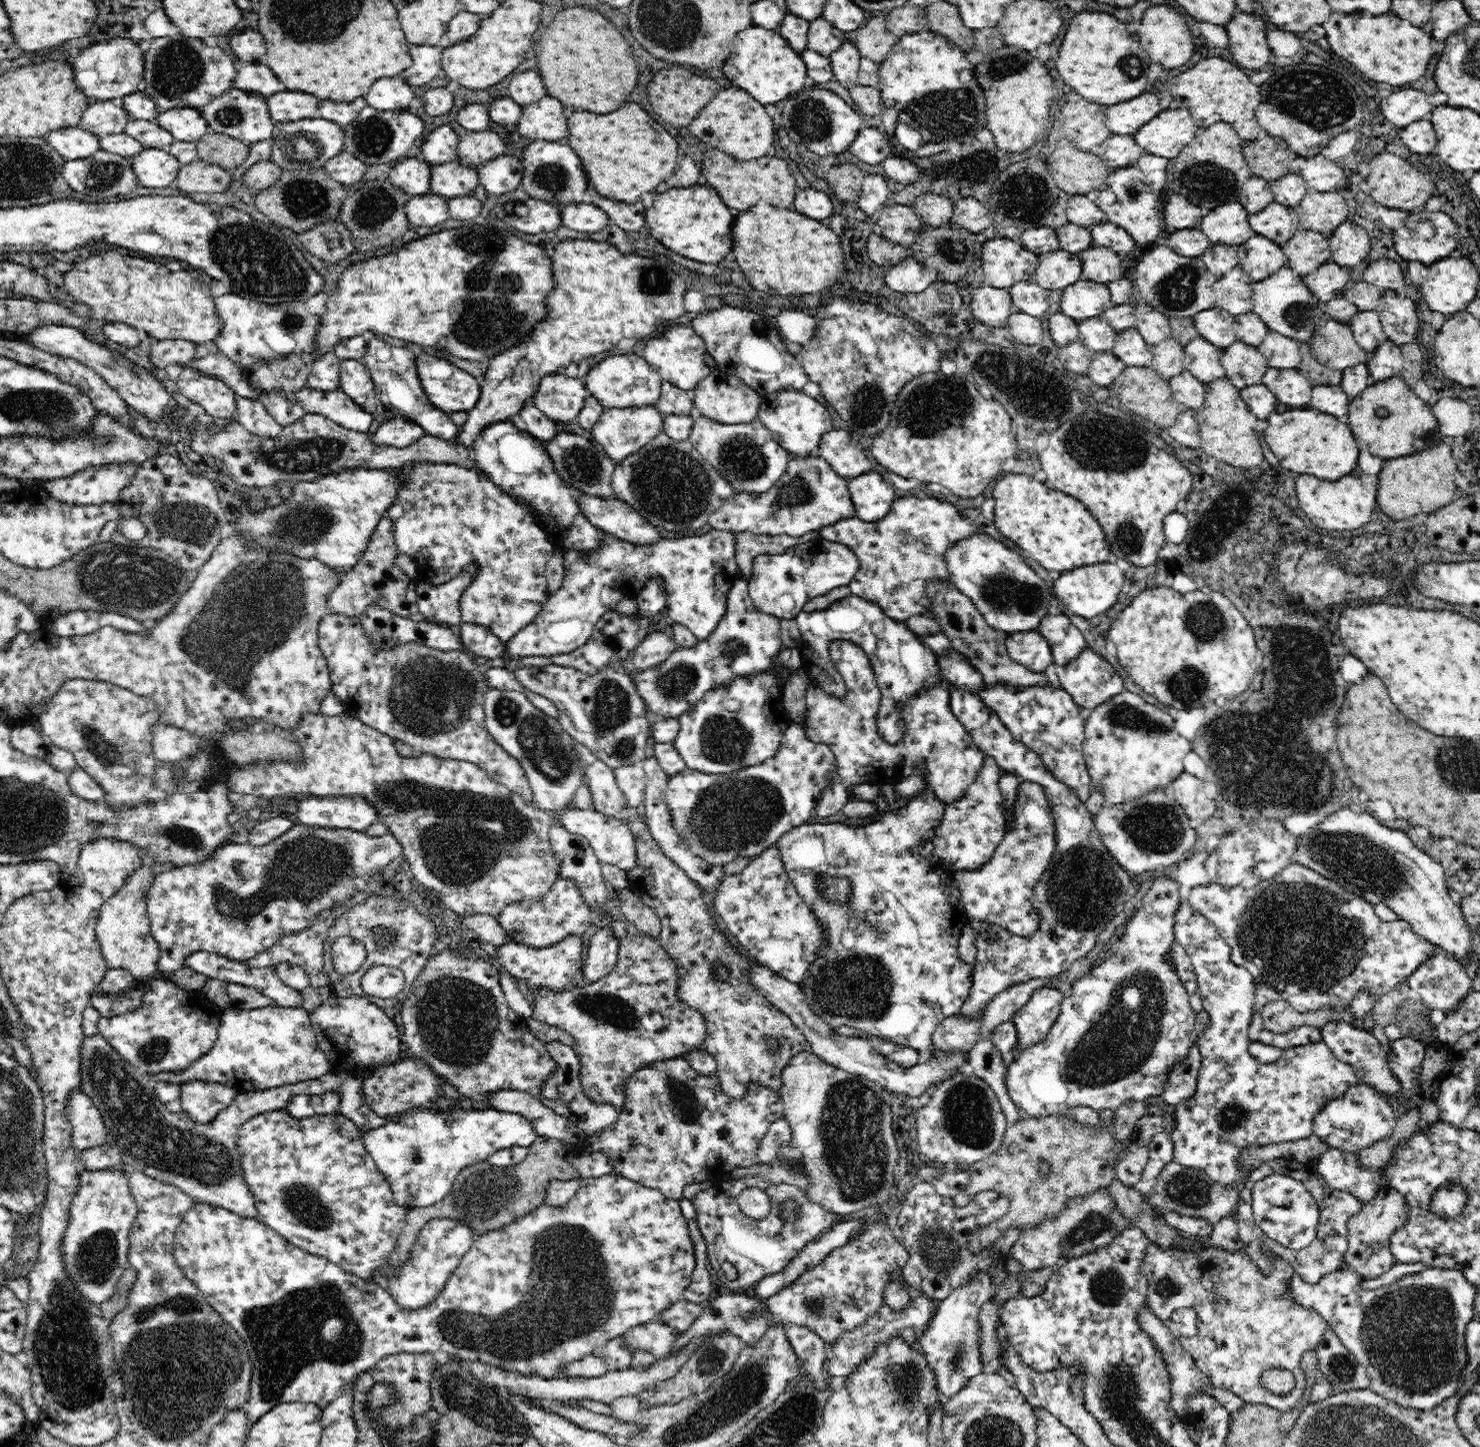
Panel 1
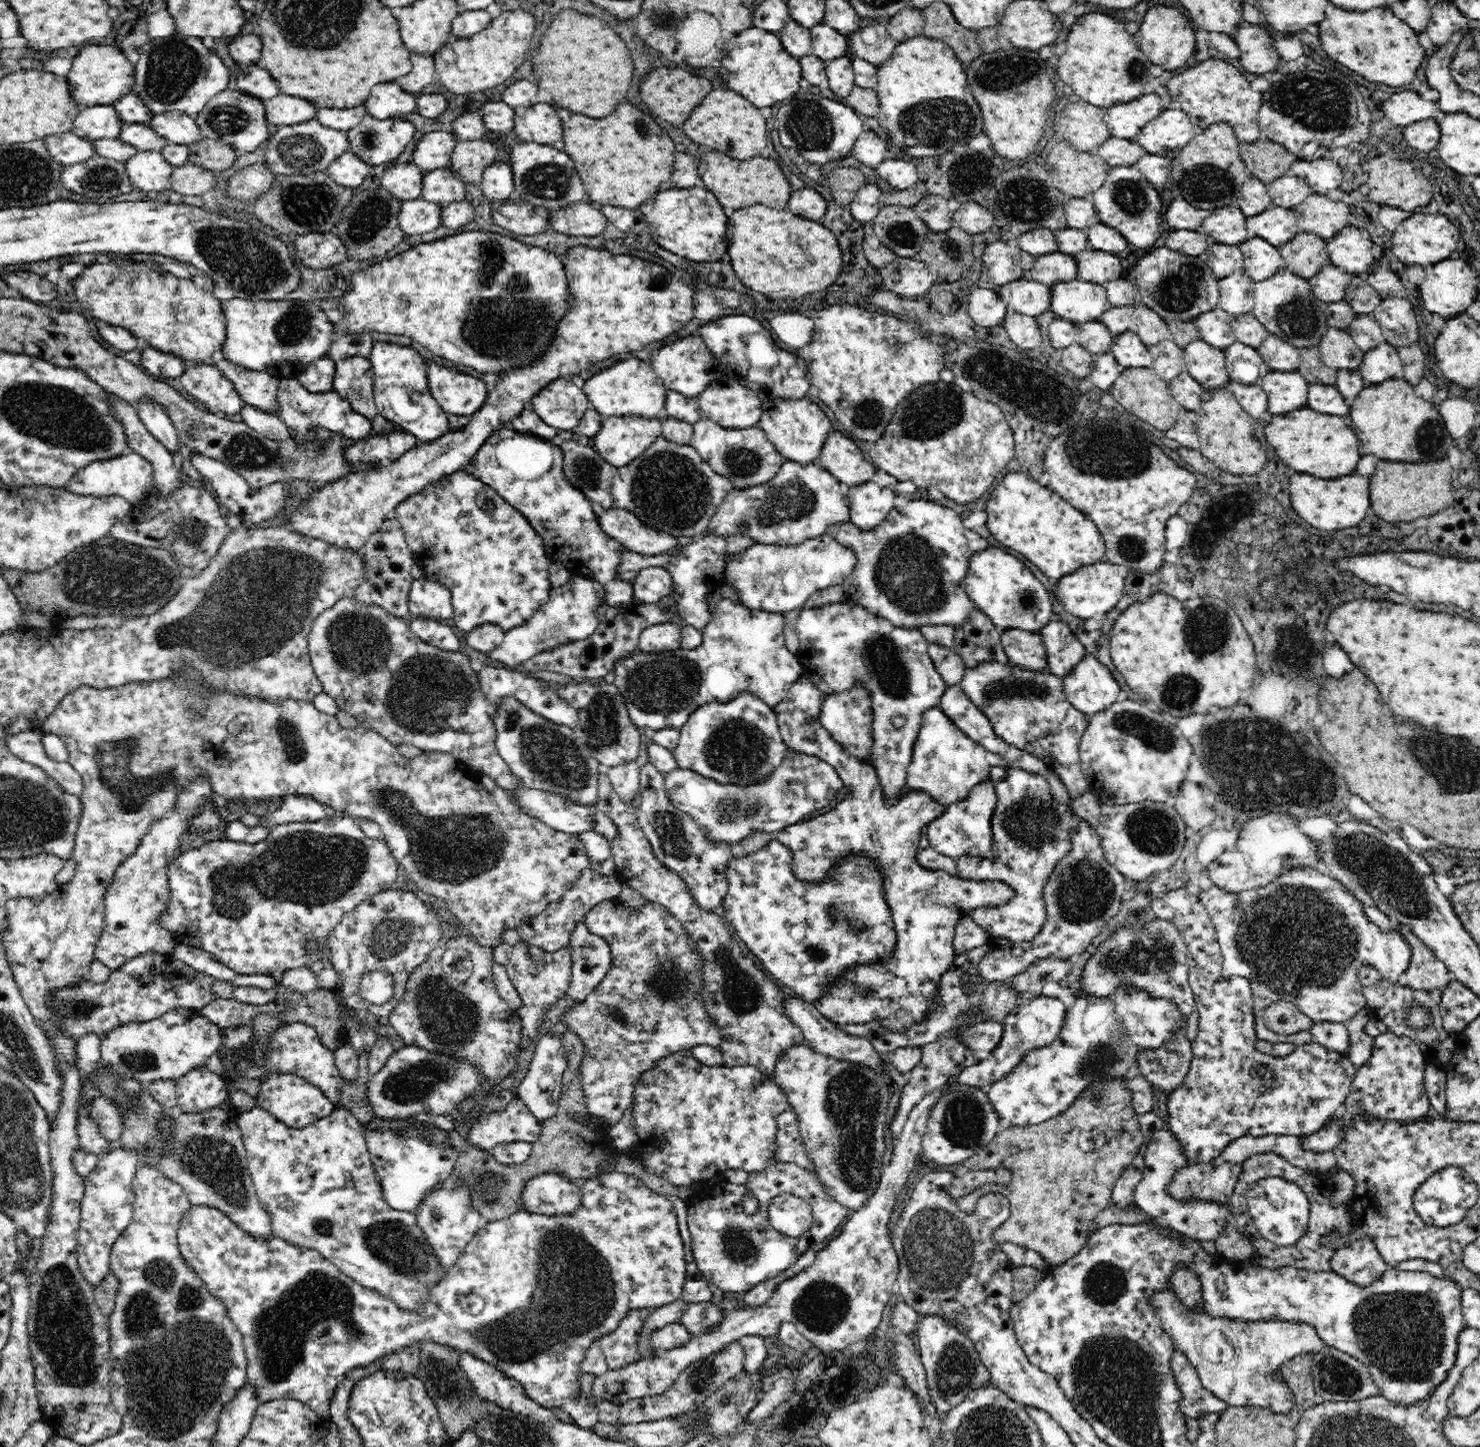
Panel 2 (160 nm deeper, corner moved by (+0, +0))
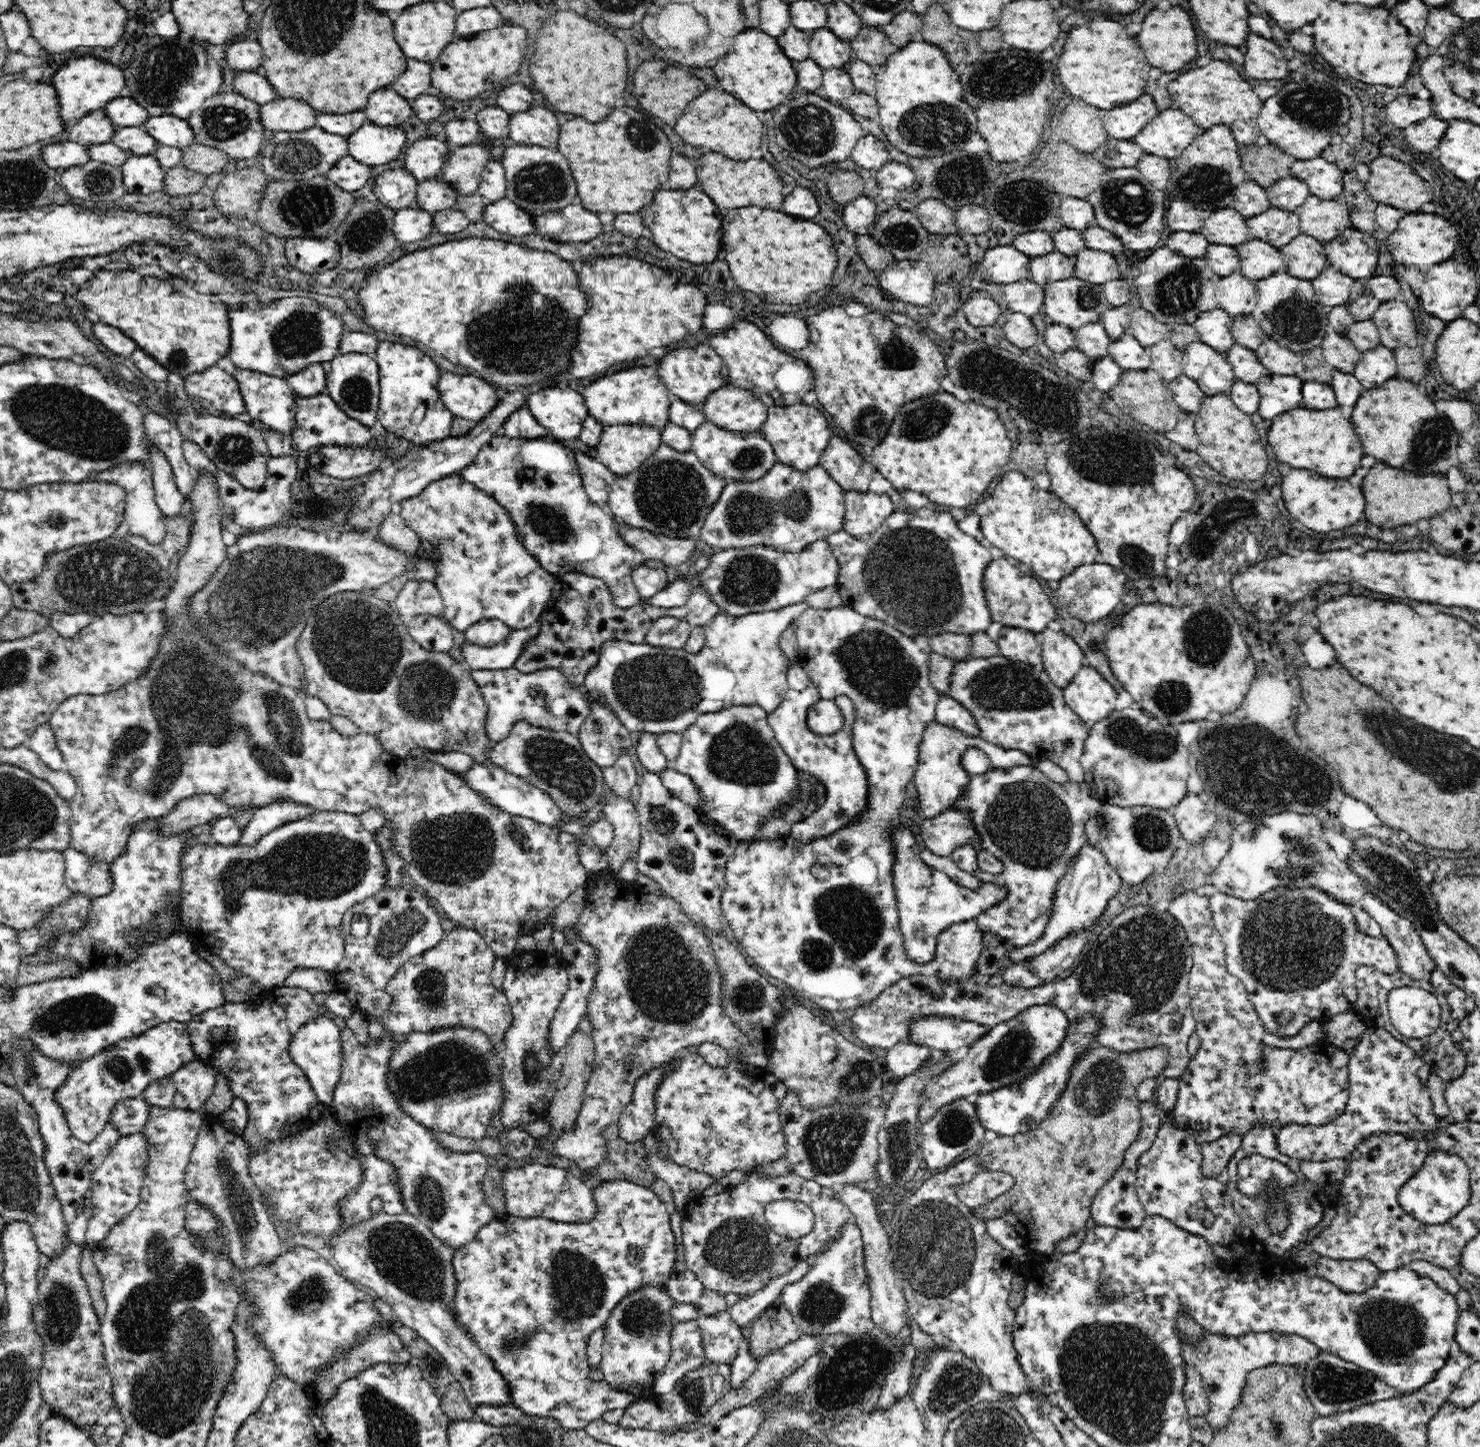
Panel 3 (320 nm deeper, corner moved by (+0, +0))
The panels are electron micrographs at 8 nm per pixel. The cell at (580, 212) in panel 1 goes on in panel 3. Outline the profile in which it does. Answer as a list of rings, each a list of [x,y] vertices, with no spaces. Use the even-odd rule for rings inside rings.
[[[573,203],[560,210],[533,216],[532,222],[536,233],[562,243],[590,242],[604,233],[597,213],[588,212],[586,208]]]

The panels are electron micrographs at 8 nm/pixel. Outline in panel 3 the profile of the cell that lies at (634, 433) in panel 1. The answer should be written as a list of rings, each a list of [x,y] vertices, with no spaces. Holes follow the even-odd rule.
[[[606,426],[596,445],[596,458],[616,476],[627,475],[642,466],[661,444],[661,431],[650,426]]]

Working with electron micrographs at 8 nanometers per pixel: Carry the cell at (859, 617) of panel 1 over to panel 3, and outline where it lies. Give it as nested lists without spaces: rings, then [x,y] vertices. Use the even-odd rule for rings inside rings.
[[[843,604],[830,610],[809,606],[792,627],[798,639],[797,663],[816,685],[820,698],[834,699],[846,695],[855,704],[857,719],[853,724],[853,747],[866,771],[868,808],[864,808],[864,812],[848,825],[810,844],[802,843],[790,834],[768,838],[768,841],[740,842],[727,861],[726,889],[721,894],[721,912],[728,931],[769,979],[837,1015],[872,1002],[902,978],[939,975],[941,979],[953,980],[962,986],[971,978],[983,947],[984,932],[979,929],[977,920],[943,930],[937,939],[937,953],[932,961],[924,965],[911,961],[903,945],[898,901],[891,876],[895,862],[891,831],[904,820],[900,806],[905,800],[906,786],[913,782],[919,761],[919,744],[926,726],[935,720],[935,708],[942,695],[929,681],[929,638],[904,634]],[[814,862],[822,862],[820,866],[828,868],[830,878],[814,878]]]

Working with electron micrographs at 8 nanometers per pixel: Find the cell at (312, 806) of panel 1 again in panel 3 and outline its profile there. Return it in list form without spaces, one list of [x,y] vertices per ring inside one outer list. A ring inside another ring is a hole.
[[[276,801],[256,808],[250,822],[240,830],[240,838],[234,846],[254,846],[265,834],[289,822],[310,816],[314,808],[307,803]]]

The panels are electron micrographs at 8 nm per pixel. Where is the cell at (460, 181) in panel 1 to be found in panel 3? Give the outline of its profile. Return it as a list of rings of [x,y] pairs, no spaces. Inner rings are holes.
[[[436,176],[417,185],[417,200],[414,206],[427,210],[432,215],[441,210],[456,208],[459,195],[449,183]]]

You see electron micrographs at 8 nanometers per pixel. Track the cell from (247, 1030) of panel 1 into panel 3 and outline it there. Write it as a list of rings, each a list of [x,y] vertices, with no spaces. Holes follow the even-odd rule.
[[[321,1014],[319,1017],[309,1020],[304,1026],[299,1027],[290,1041],[289,1053],[295,1064],[308,1077],[318,1100],[332,1106],[334,1089],[337,1088],[338,1080],[341,1077],[343,1060],[341,1031],[334,1020]]]

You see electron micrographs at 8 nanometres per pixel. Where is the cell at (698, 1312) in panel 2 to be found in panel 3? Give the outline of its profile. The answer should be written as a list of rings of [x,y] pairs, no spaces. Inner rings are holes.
[[[727,1312],[715,1315],[702,1315],[697,1318],[702,1330],[702,1339],[707,1361],[728,1363],[730,1366],[745,1345],[744,1335]]]

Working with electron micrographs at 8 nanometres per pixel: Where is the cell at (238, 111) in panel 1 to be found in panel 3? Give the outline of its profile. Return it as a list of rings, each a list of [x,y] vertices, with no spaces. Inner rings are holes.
[[[215,94],[207,98],[187,119],[194,133],[194,142],[224,151],[232,160],[246,160],[259,155],[264,140],[261,105],[241,94]]]

